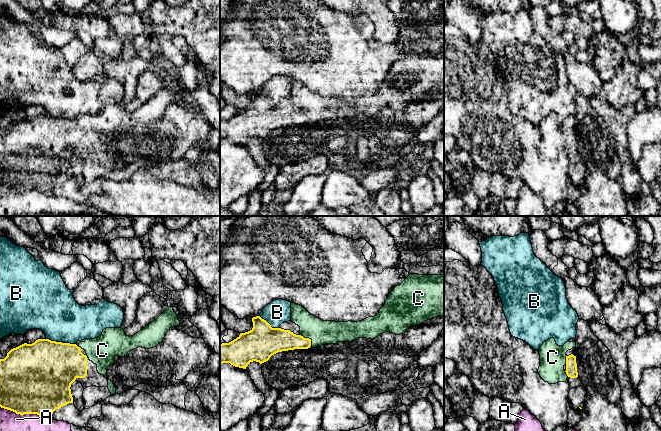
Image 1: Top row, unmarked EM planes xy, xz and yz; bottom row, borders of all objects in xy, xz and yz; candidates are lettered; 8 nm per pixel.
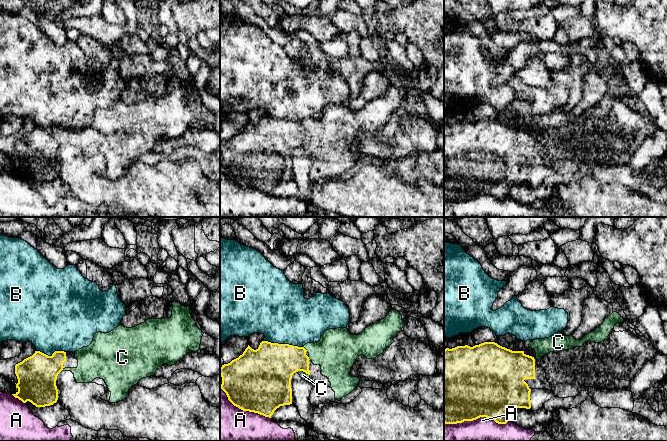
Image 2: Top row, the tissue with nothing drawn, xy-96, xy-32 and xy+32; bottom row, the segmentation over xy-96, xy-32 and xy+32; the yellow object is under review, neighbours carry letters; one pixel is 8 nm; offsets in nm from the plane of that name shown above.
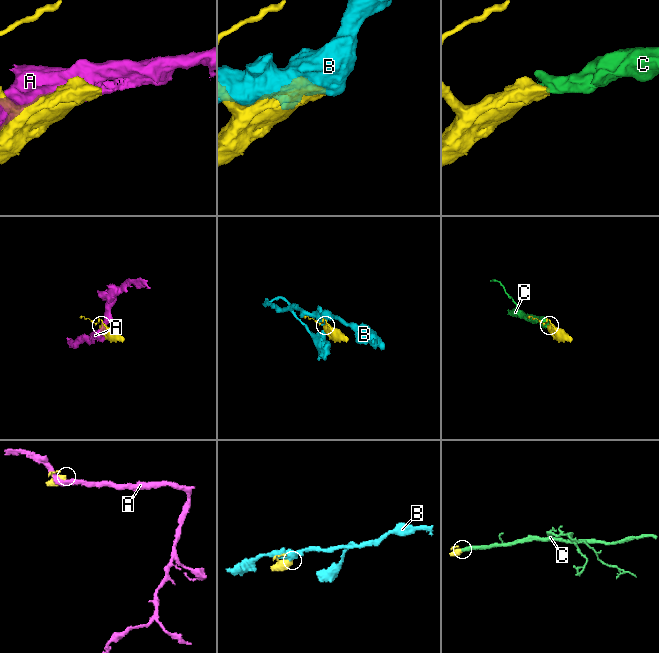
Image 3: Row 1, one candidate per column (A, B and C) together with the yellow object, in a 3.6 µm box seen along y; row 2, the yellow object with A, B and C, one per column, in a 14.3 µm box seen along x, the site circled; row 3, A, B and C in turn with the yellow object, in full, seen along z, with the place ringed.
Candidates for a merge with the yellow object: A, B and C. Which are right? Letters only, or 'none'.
C

